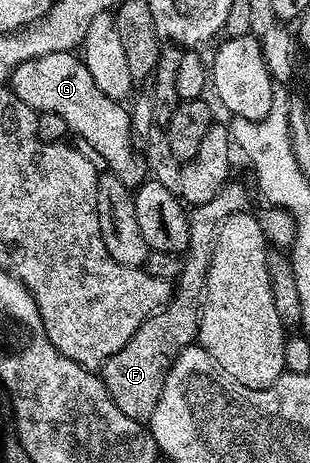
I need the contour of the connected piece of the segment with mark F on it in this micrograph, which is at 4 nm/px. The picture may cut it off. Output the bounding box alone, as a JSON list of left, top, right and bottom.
[100,182,250,422]

